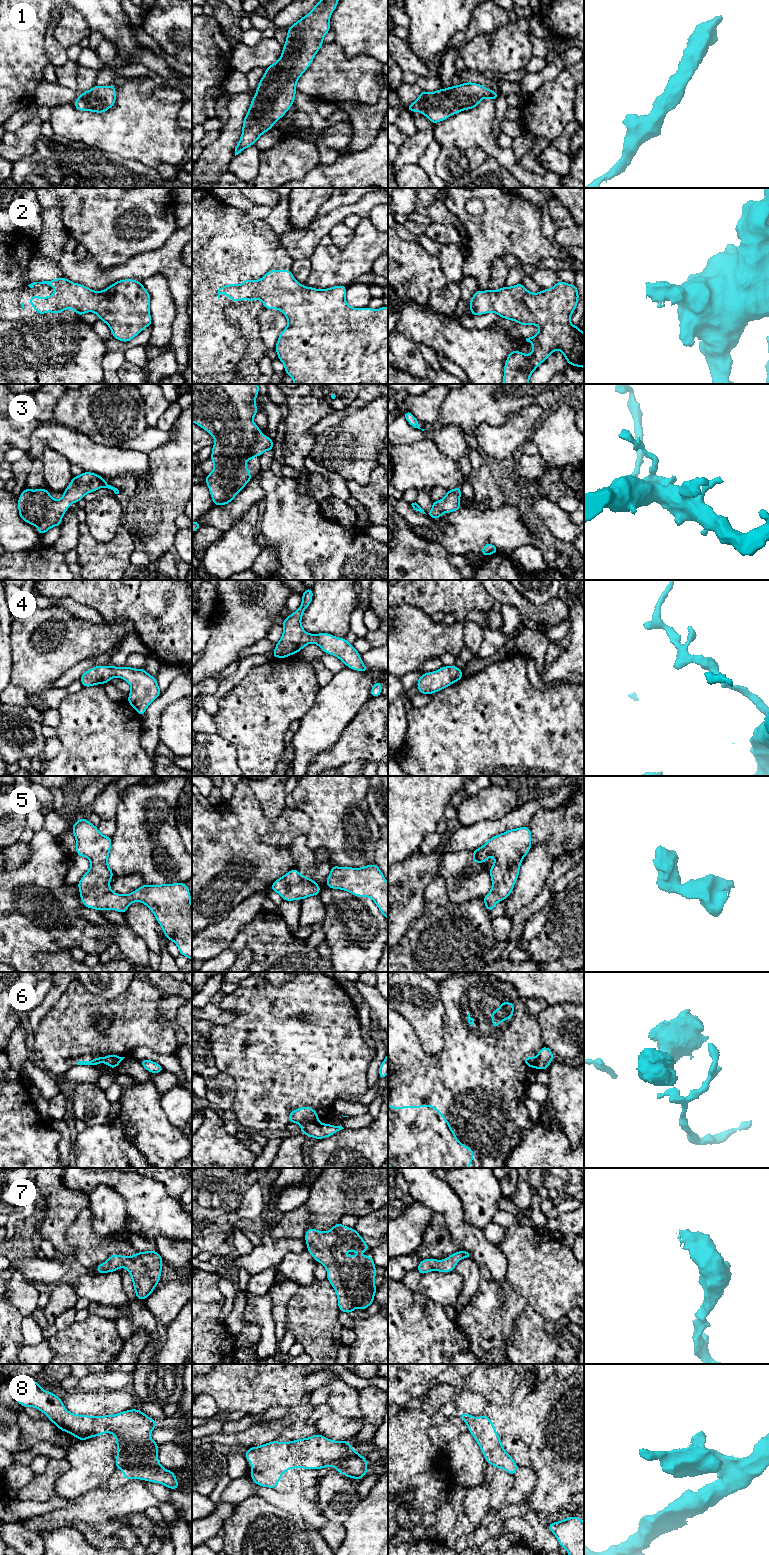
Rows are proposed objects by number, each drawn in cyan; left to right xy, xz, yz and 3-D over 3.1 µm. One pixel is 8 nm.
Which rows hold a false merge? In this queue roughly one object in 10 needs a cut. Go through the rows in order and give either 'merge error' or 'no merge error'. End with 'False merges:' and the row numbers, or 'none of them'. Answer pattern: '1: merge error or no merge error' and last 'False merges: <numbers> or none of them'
1: no merge error
2: no merge error
3: no merge error
4: no merge error
5: no merge error
6: merge error
7: no merge error
8: no merge error
False merges: 6

